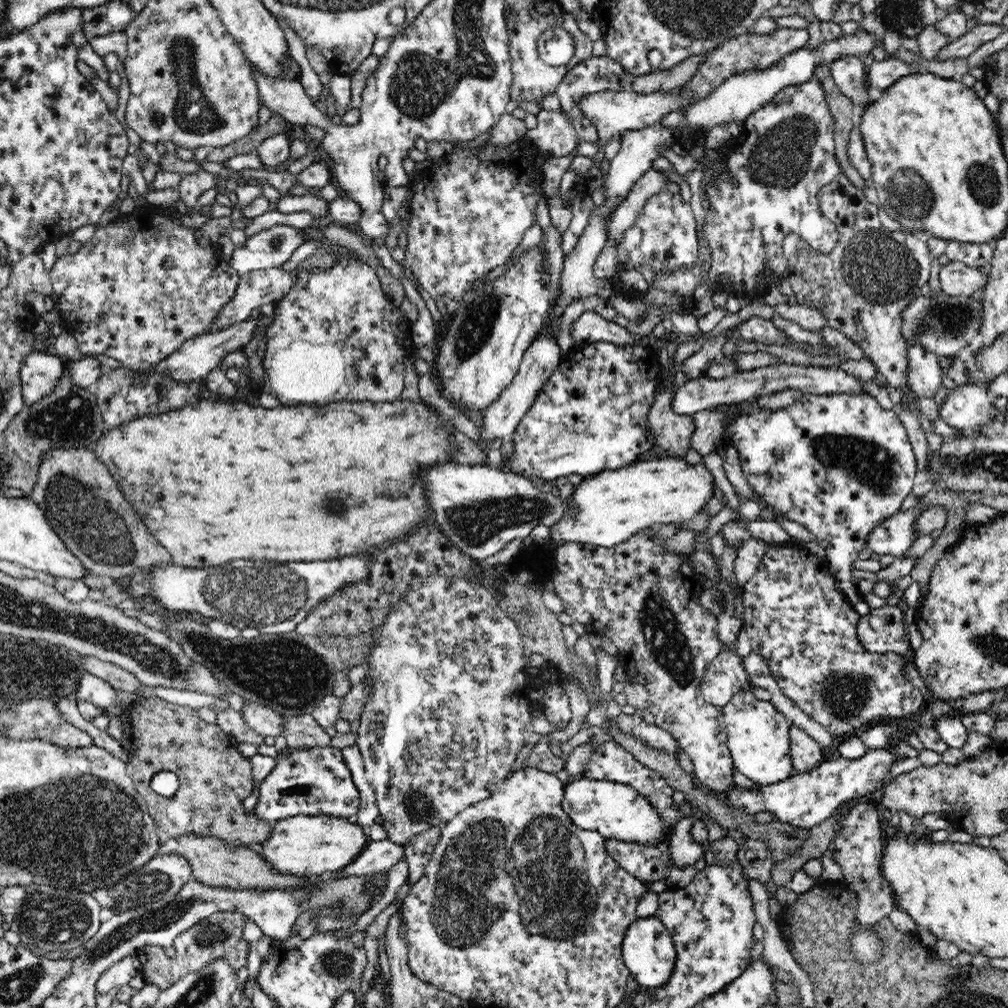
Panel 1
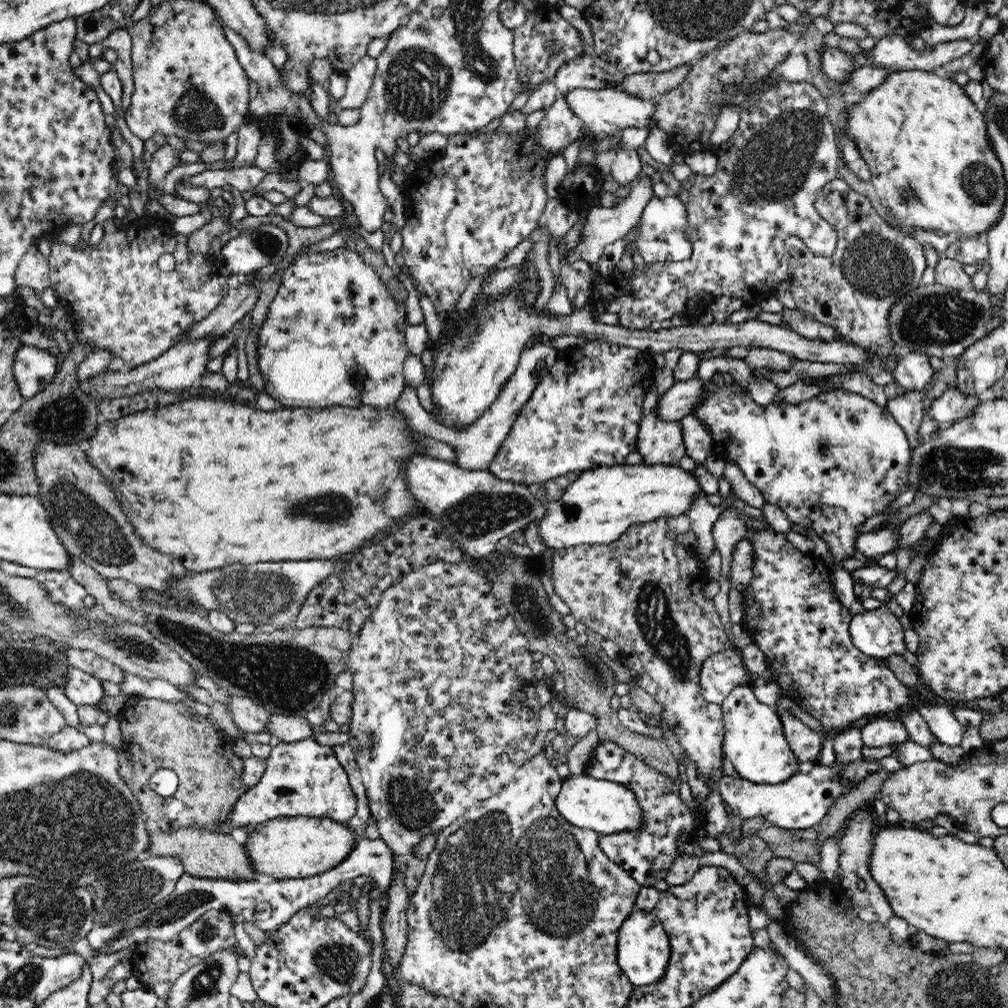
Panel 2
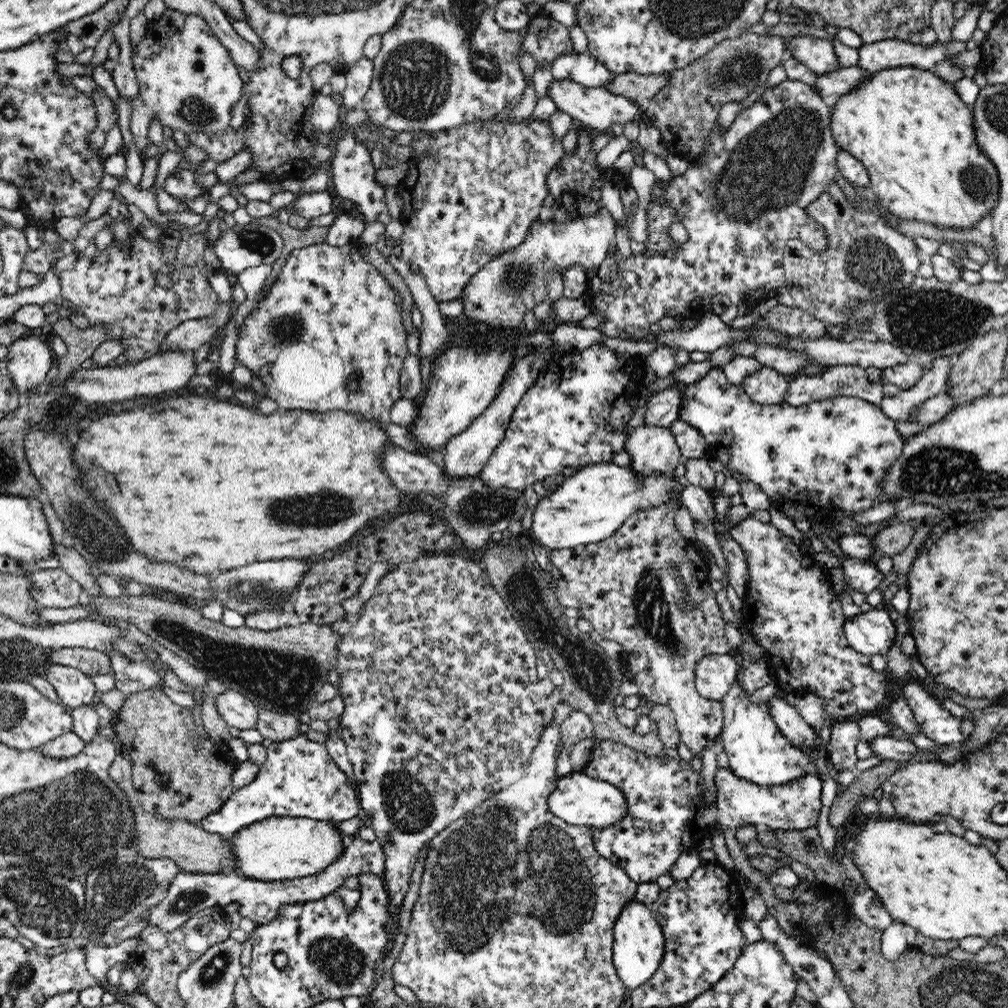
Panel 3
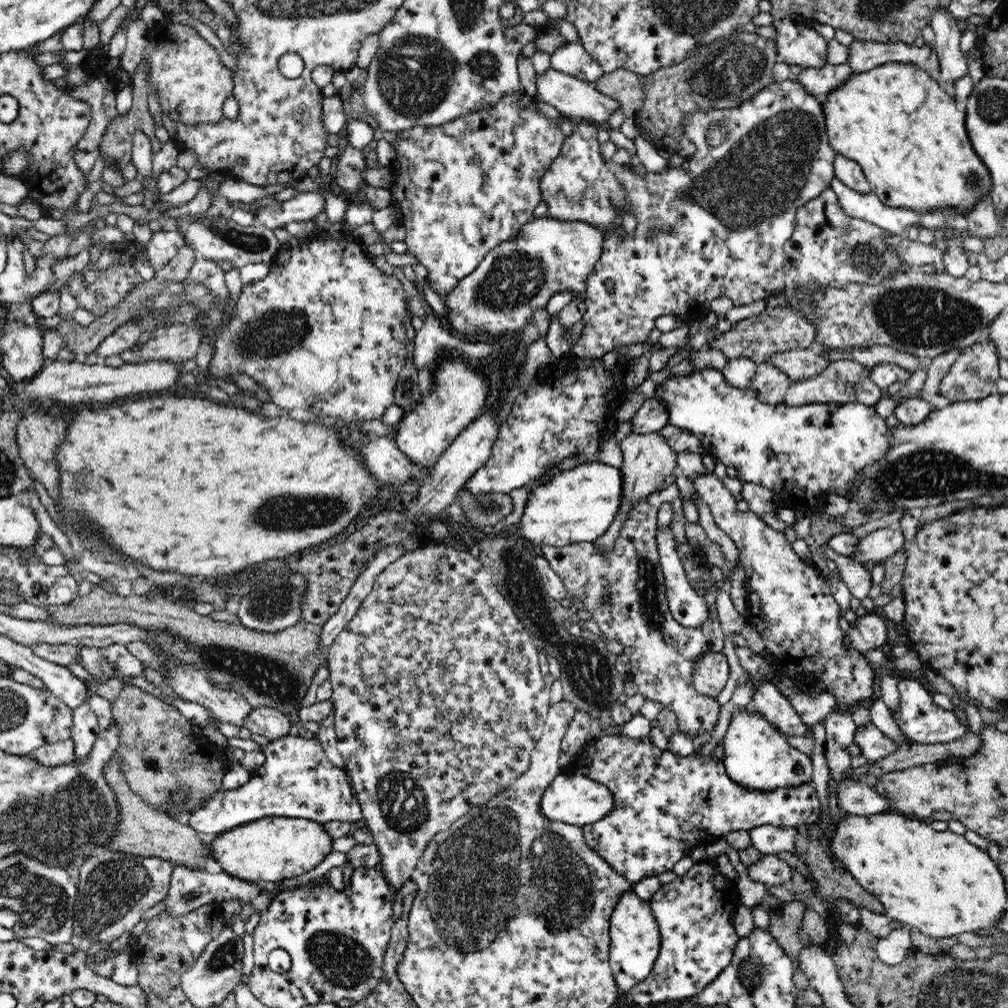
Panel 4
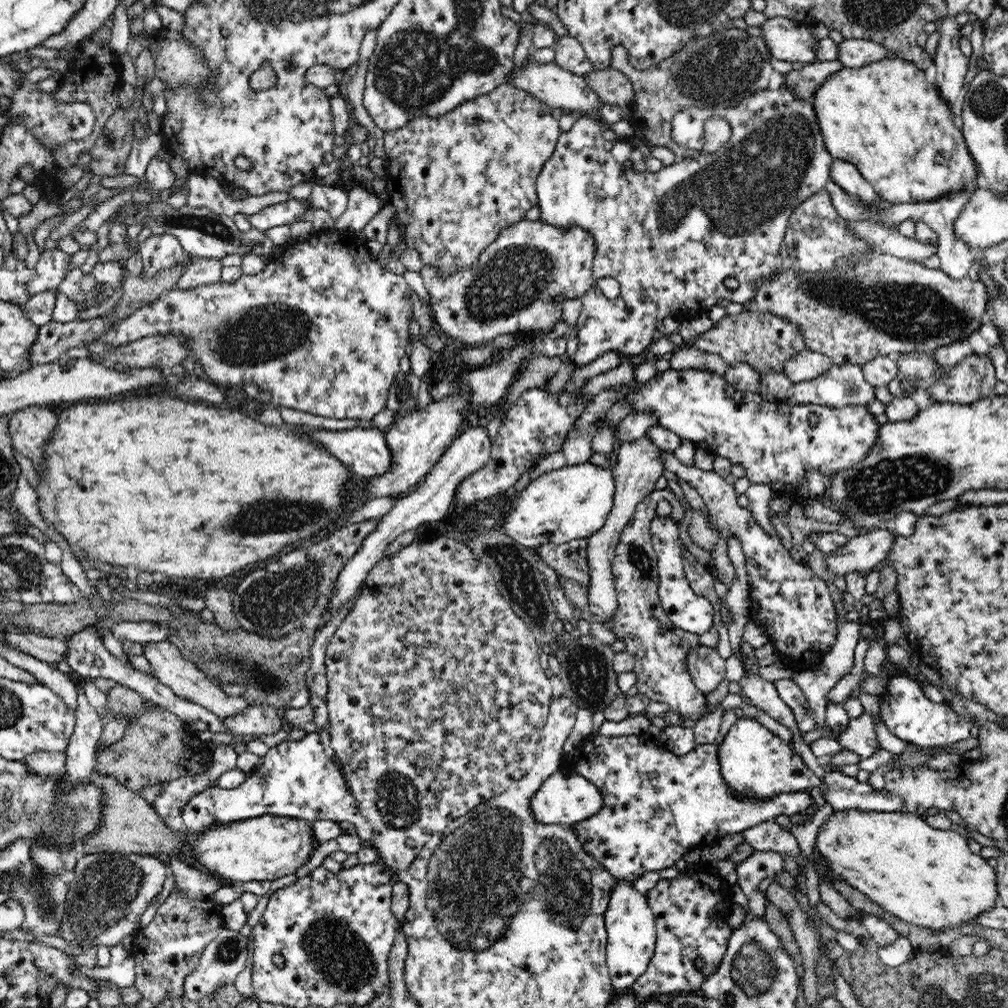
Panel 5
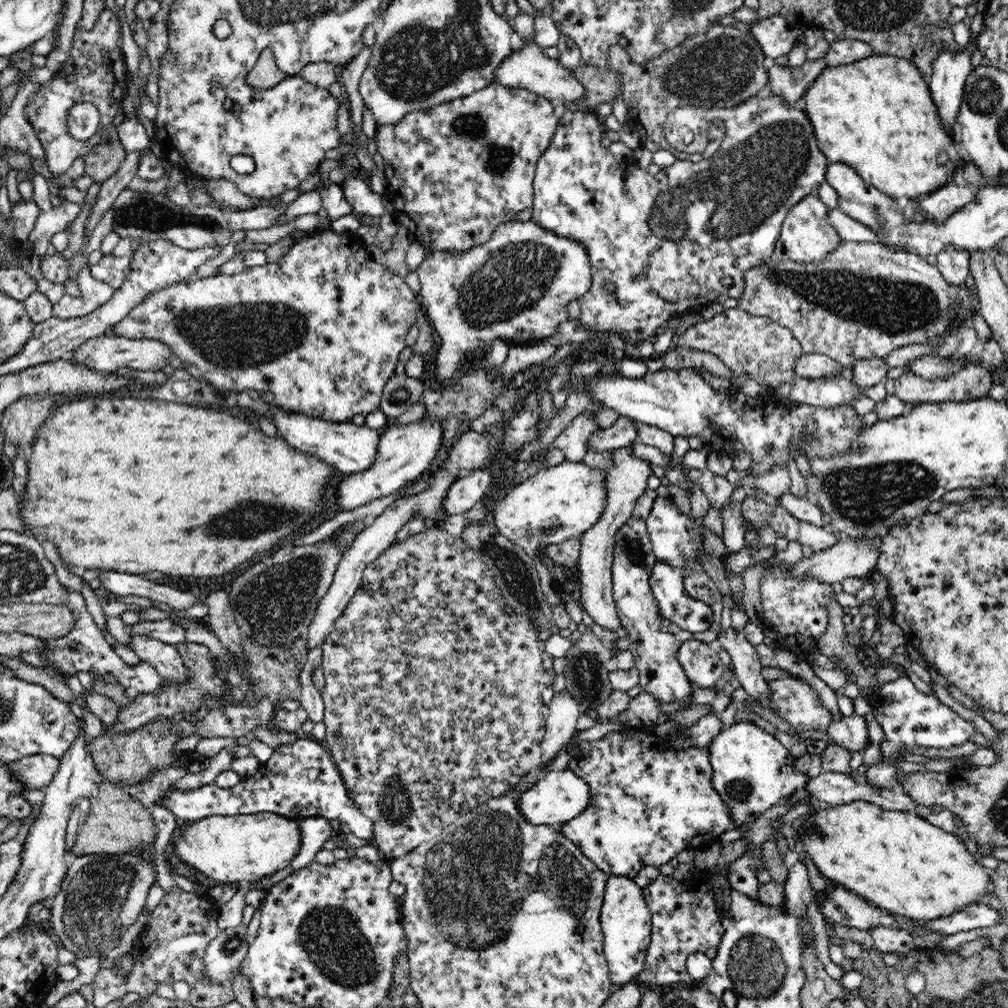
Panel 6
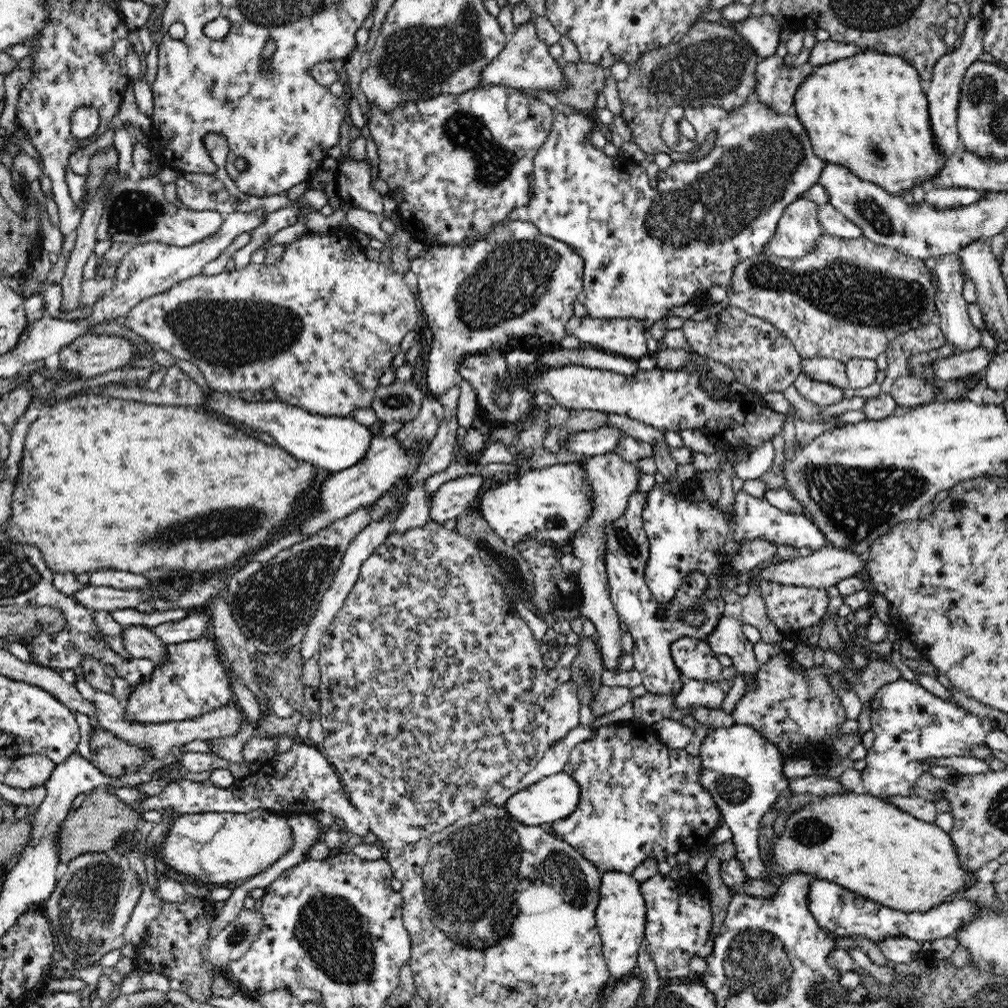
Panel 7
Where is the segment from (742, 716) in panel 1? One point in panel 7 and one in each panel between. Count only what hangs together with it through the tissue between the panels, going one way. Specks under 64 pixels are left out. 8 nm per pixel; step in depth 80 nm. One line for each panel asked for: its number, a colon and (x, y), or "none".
2: (754, 741)
3: (757, 751)
4: (756, 754)
5: (755, 764)
6: (752, 771)
7: (742, 771)

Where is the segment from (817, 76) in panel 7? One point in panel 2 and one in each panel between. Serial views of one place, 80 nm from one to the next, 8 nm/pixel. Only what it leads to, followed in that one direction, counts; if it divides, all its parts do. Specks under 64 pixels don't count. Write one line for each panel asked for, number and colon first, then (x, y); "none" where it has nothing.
2: (933, 167)
3: (909, 128)
4: (902, 127)
5: (884, 118)
6: (876, 115)

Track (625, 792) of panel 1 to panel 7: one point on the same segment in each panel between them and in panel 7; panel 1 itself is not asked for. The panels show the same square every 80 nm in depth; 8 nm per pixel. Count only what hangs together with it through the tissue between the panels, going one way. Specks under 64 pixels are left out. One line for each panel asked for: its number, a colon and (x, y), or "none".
2: (606, 807)
3: (580, 800)
4: (577, 800)
5: (563, 799)
6: (554, 800)
7: (554, 797)

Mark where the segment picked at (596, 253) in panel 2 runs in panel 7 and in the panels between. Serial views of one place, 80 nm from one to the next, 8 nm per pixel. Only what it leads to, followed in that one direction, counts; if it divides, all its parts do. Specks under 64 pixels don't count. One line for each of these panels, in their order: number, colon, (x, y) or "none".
3: (514, 282)
4: (515, 279)
5: (511, 289)
6: (515, 288)
7: (515, 290)

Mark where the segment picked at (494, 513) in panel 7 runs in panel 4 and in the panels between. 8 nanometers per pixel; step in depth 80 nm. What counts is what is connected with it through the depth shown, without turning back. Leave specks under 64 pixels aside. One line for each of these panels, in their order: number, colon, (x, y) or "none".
4: (578, 505)
5: (572, 502)
6: (559, 503)

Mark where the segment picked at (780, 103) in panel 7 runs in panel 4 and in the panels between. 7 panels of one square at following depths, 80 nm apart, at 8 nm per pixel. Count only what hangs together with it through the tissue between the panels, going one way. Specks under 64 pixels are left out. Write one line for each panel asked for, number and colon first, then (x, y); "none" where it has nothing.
4: (818, 82)
5: (804, 82)
6: (790, 83)

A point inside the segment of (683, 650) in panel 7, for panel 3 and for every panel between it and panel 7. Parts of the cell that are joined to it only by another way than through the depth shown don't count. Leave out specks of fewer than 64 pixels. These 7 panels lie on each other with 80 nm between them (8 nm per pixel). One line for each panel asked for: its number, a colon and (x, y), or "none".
3: (715, 674)
4: (710, 670)
5: (706, 668)
6: (700, 661)

